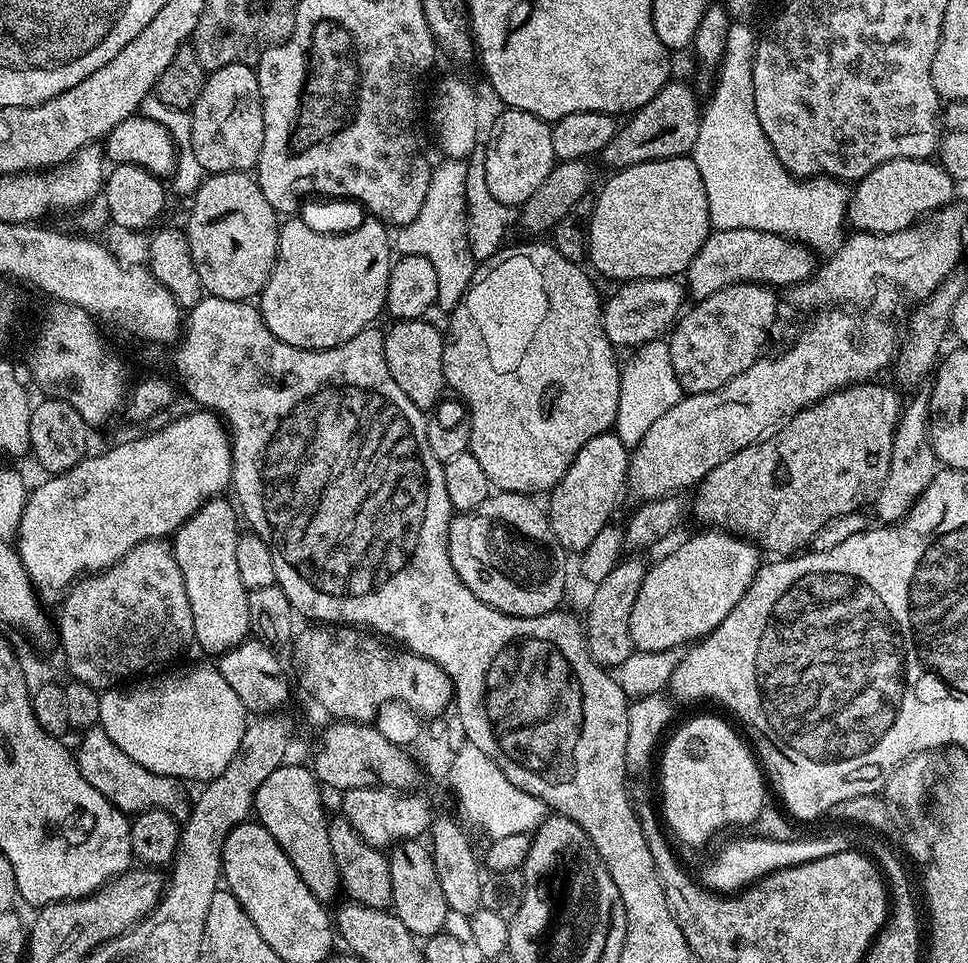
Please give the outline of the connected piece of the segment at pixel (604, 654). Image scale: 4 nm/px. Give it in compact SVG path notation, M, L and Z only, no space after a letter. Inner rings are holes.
M621 559L618 564L602 579L602 582L591 589L592 601L588 604L588 617L583 617L584 640L588 643L588 653L594 662L605 670L616 670L620 664L626 662L634 651L630 638L630 610L634 610L634 598L638 598L638 590L642 590L642 582L646 564L640 560Z

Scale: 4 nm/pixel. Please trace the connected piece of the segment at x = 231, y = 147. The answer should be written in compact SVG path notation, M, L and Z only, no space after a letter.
M250 64L222 66L217 72L208 72L202 94L190 109L192 125L188 136L192 139L192 156L205 173L248 172L255 169L262 154L264 115L262 94L256 69Z

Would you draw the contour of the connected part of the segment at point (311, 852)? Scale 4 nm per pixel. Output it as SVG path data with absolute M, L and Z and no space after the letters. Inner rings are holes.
M285 762L280 765L262 786L258 786L258 794L254 805L254 816L263 828L282 846L282 850L290 858L290 862L298 870L302 882L310 886L310 890L321 902L335 894L341 887L340 875L336 873L334 854L330 850L328 837L329 813L324 813L324 796L322 785L311 767Z

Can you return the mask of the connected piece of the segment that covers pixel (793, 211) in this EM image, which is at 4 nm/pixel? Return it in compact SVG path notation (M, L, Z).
M734 22L730 26L730 30L726 34L726 50L722 54L720 68L716 71L714 83L710 88L712 97L706 100L702 108L700 129L698 130L698 142L694 142L694 146L690 153L692 160L698 166L698 174L702 174L702 182L706 186L706 202L710 202L710 222L712 223L713 229L738 230L739 228L745 228L746 230L777 232L779 236L790 236L792 239L808 245L809 248L815 250L817 253L831 253L846 236L844 228L846 229L846 225L848 224L848 201L850 199L849 185L843 180L836 179L834 176L819 175L811 178L797 178L793 176L792 173L786 171L782 166L782 162L778 162L778 158L774 154L774 150L770 146L770 142L766 138L762 126L758 122L758 114L754 110L754 74L752 71L754 70L754 54L756 53L757 39L758 32L755 32L755 30L748 25L748 22Z

